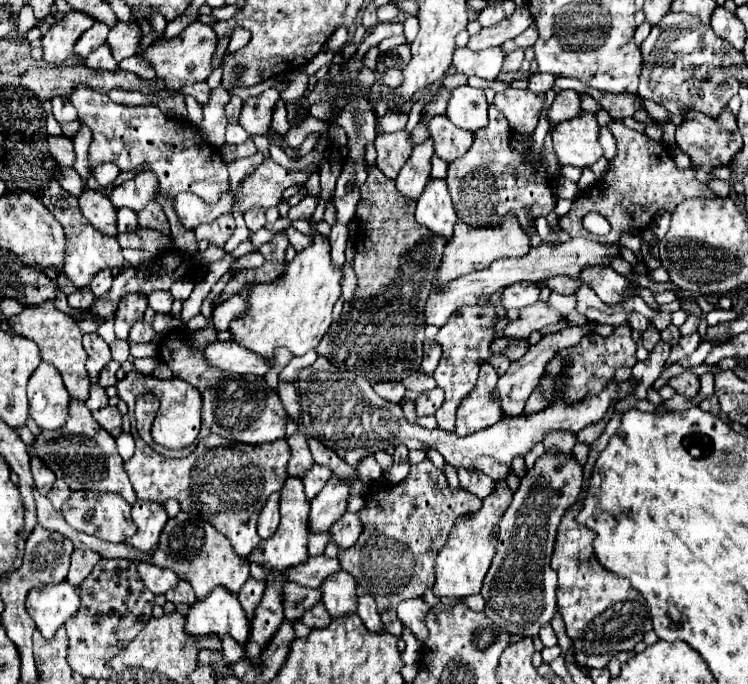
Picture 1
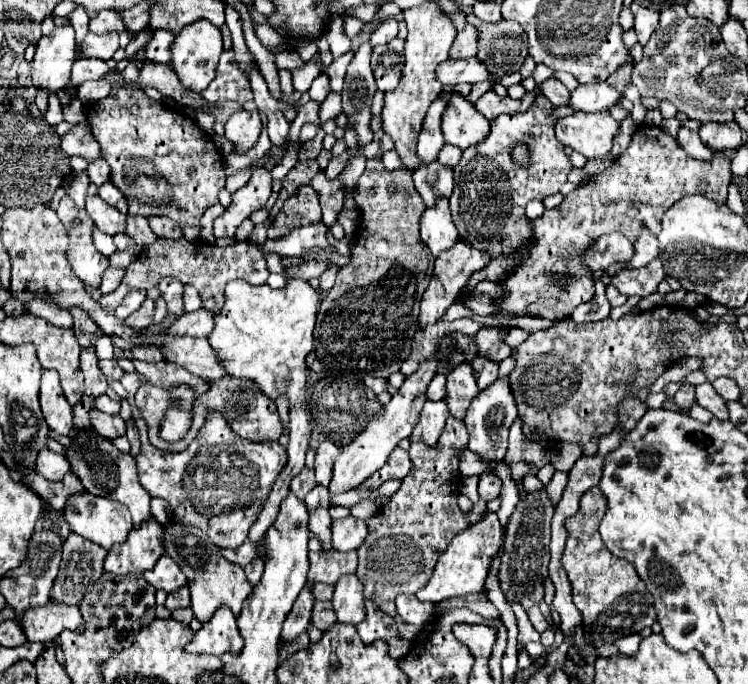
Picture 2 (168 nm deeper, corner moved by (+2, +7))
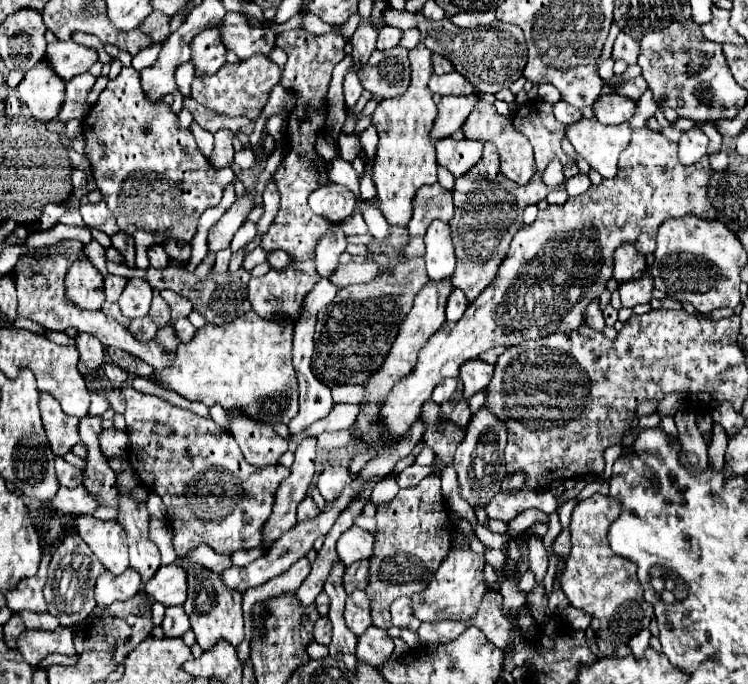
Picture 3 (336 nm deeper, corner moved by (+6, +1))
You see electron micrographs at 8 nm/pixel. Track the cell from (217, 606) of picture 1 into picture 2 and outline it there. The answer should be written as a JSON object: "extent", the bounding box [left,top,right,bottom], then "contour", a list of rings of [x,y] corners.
{"extent":[186,609,244,655],"contour":[[[218,609],[206,625],[200,627],[200,631],[194,633],[190,645],[186,645],[188,653],[212,653],[212,655],[222,655],[226,651],[240,653],[244,641],[242,635],[236,627],[236,617],[230,613],[230,609]]]}

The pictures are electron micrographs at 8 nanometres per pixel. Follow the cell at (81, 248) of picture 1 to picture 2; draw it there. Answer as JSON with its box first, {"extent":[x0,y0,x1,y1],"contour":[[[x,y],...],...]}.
{"extent":[56,195,108,287],"contour":[[[68,195],[60,199],[56,213],[64,223],[64,227],[68,229],[70,243],[66,257],[72,271],[82,283],[98,287],[102,273],[108,267],[108,257],[98,253],[92,245],[92,231],[94,231],[92,217],[86,213],[86,209],[78,209]]]}

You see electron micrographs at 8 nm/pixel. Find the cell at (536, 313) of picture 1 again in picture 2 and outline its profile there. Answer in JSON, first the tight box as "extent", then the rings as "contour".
{"extent":[476,325,512,363],"contour":[[[502,325],[502,327],[484,327],[476,333],[476,347],[478,347],[478,355],[482,357],[488,357],[496,363],[504,361],[510,353],[512,353],[512,347],[508,347],[504,343],[504,335],[510,327],[508,325]]]}

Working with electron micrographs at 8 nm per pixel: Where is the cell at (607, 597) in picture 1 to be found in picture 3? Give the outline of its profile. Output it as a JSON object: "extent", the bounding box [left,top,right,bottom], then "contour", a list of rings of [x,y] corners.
{"extent":[562,495,652,641],"contour":[[[592,495],[580,501],[572,511],[570,535],[572,551],[562,573],[562,589],[570,603],[590,615],[594,615],[590,627],[598,637],[612,637],[616,625],[616,637],[620,641],[630,641],[636,633],[646,629],[652,619],[652,605],[642,599],[642,585],[636,577],[636,565],[630,559],[618,557],[608,545],[608,529],[620,515],[620,503],[614,497]]]}

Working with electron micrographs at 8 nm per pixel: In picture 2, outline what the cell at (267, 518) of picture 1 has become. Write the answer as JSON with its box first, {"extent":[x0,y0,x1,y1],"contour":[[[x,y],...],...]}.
{"extent":[208,279,320,541],"contour":[[[290,279],[286,281],[286,285],[282,289],[270,289],[268,285],[250,285],[248,281],[230,281],[226,285],[226,303],[222,307],[222,311],[216,315],[216,327],[214,331],[208,335],[210,345],[214,347],[214,351],[222,357],[224,361],[224,369],[228,375],[234,377],[248,377],[252,379],[270,399],[276,399],[278,395],[288,395],[290,397],[290,427],[288,427],[288,435],[290,435],[290,443],[288,443],[288,463],[282,469],[282,473],[278,475],[278,481],[274,483],[266,505],[262,509],[262,513],[258,515],[256,523],[250,529],[250,537],[256,541],[260,539],[266,529],[272,525],[274,517],[278,515],[278,507],[280,501],[288,495],[290,491],[290,481],[294,475],[300,473],[300,469],[304,467],[304,457],[306,457],[306,449],[308,449],[308,437],[310,437],[310,413],[306,411],[306,355],[312,351],[312,331],[316,325],[316,315],[318,315],[318,305],[320,305],[320,297],[318,291],[310,285],[308,279]]]}

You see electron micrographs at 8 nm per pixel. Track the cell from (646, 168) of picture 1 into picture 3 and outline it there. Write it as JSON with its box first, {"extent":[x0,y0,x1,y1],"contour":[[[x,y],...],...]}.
{"extent":[350,129,716,477],"contour":[[[636,129],[628,149],[620,155],[616,179],[592,185],[584,195],[568,197],[564,205],[550,205],[538,211],[532,225],[522,225],[494,283],[468,305],[458,323],[446,321],[428,339],[420,351],[416,369],[394,385],[382,407],[384,419],[380,421],[390,433],[384,441],[362,445],[362,451],[350,463],[350,477],[356,477],[380,449],[396,443],[410,429],[434,387],[446,377],[458,377],[462,363],[498,345],[512,347],[526,339],[566,333],[584,325],[588,303],[598,299],[612,279],[614,251],[618,247],[630,243],[646,256],[656,250],[656,231],[666,219],[682,215],[716,219],[716,209],[706,195],[712,171],[704,169],[702,163],[686,167],[678,161],[676,153],[678,143],[650,129]]]}

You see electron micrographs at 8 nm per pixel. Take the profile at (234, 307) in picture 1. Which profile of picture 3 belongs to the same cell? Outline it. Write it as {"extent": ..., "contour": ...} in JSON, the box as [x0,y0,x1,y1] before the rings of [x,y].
{"extent":[174,319,196,343],"contour":[[[178,319],[178,321],[174,321],[174,333],[182,343],[188,343],[194,337],[196,329],[192,327],[192,323],[188,319]]]}

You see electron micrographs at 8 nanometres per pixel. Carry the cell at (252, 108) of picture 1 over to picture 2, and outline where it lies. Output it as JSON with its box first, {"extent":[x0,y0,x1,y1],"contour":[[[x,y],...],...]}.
{"extent":[226,111,262,153],"contour":[[[236,111],[226,123],[226,139],[232,141],[235,152],[244,153],[258,141],[262,129],[258,111]]]}

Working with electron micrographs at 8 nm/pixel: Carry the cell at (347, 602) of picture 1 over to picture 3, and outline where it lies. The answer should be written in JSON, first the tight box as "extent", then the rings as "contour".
{"extent":[344,591,372,637],"contour":[[[354,591],[352,595],[348,595],[344,617],[346,617],[346,625],[350,627],[350,631],[354,631],[356,637],[360,637],[372,625],[370,605],[364,591]]]}

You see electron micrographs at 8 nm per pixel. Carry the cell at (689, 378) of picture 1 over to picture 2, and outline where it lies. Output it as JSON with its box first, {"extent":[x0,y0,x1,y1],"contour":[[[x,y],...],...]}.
{"extent":[674,383,696,409],"contour":[[[682,383],[678,393],[674,395],[674,401],[682,407],[682,409],[688,409],[696,399],[694,399],[694,385],[690,383]]]}

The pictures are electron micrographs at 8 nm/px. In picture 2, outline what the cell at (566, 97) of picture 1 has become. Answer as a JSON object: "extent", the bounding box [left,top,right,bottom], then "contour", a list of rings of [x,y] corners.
{"extent":[570,83,622,113],"contour":[[[592,83],[592,85],[578,85],[570,93],[570,107],[574,111],[586,111],[586,113],[596,113],[596,111],[606,111],[608,107],[620,103],[622,95],[612,89],[608,83]]]}

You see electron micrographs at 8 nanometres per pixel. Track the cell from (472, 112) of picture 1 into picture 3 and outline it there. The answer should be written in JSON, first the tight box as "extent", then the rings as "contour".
{"extent":[436,139,482,177],"contour":[[[440,139],[436,143],[436,163],[446,167],[454,177],[462,177],[482,157],[482,143],[468,139]]]}

